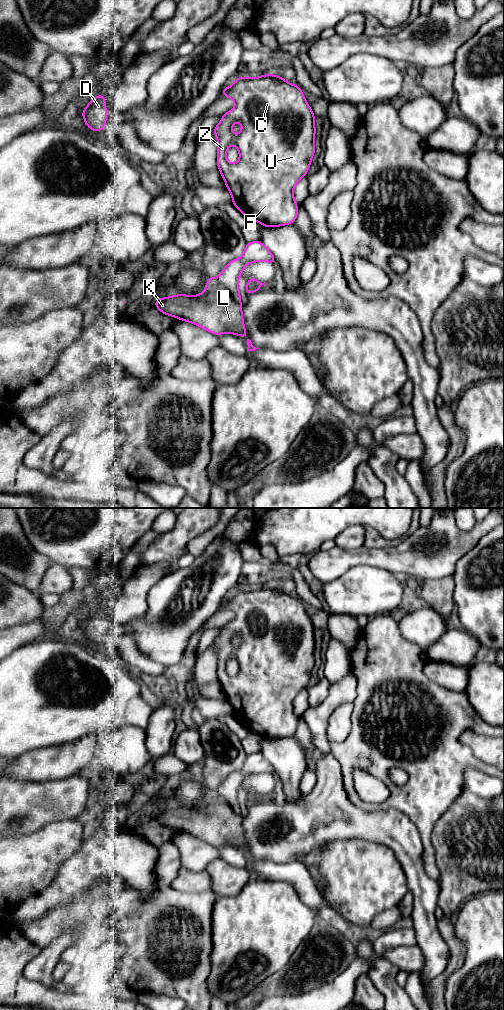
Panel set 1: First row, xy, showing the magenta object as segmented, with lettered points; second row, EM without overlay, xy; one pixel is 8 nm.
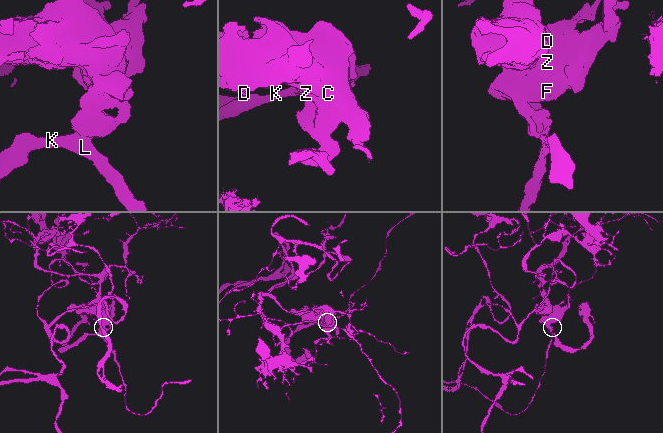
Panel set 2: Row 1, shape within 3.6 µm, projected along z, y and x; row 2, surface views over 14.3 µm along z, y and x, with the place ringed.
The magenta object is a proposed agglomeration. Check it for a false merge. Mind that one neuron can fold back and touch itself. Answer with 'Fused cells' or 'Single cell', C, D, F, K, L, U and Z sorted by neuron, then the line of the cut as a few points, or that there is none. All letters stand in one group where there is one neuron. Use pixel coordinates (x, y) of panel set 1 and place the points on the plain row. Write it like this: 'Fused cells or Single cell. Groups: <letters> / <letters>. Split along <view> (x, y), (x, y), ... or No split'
Fused cells. Groups: C D F U Z / K L. Split along xy (217, 790), (230, 807), (240, 815)

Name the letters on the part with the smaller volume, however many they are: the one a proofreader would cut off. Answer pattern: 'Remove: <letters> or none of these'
Remove: K, L

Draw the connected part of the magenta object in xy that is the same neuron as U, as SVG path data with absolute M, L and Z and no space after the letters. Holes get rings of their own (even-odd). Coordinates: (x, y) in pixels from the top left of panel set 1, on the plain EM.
M263 587L247 590L236 589L234 596L223 599L221 606L235 613L232 623L223 626L219 636L213 641L218 655L217 677L232 708L233 717L249 732L259 734L264 739L280 739L292 736L298 726L298 716L294 712L293 701L310 680L315 665L315 628L298 597L293 597L278 587ZM240 633L242 642L238 647L232 645L232 637ZM234 655L240 670L235 676L228 674L226 665Z

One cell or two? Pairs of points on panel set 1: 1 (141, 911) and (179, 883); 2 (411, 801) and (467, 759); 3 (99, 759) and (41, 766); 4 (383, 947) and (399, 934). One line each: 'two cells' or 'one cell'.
1: two cells
2: one cell
3: two cells
4: one cell

